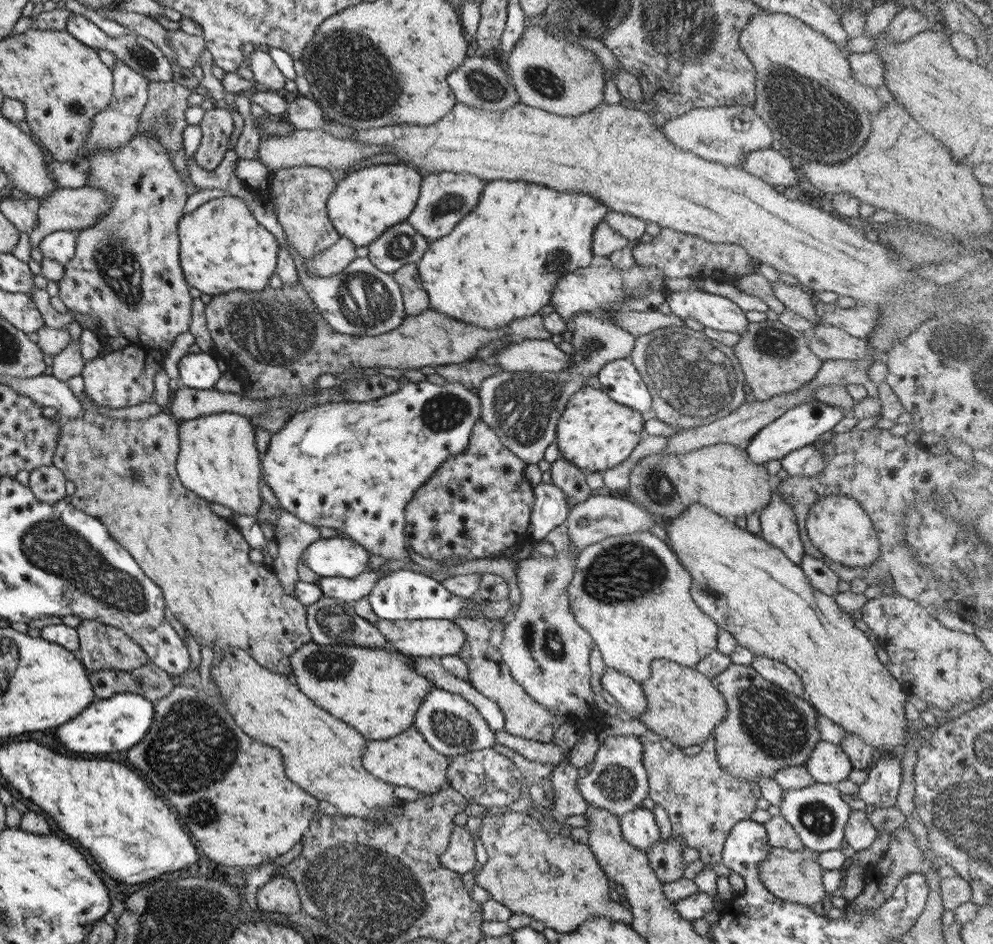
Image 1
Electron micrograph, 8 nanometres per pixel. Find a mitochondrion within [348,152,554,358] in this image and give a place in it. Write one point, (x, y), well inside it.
(451, 203)

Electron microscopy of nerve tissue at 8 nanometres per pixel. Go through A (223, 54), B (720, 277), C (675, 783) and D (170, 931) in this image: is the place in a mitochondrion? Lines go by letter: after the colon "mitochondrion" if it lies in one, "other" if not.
A: other
B: other
C: other
D: mitochondrion

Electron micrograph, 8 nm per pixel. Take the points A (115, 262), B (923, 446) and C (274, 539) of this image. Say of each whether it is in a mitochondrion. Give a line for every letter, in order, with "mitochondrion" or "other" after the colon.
A: mitochondrion
B: other
C: other

